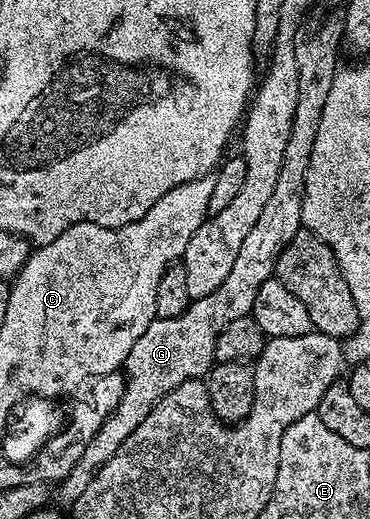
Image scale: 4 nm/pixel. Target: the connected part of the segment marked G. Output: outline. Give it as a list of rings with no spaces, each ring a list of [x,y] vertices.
[[[327,17],[319,25],[319,30],[308,41],[300,40],[295,46],[295,70],[299,72],[297,83],[297,103],[293,111],[293,123],[289,131],[289,143],[285,143],[285,155],[281,159],[281,171],[277,175],[277,187],[269,203],[265,203],[265,211],[261,211],[257,223],[253,223],[253,231],[245,235],[245,243],[241,243],[241,251],[237,251],[237,260],[229,270],[229,275],[221,282],[221,287],[213,291],[213,295],[205,295],[192,300],[186,311],[176,317],[161,317],[149,323],[149,327],[133,343],[125,362],[126,385],[124,395],[115,412],[105,419],[104,425],[92,437],[92,441],[84,447],[84,454],[77,460],[76,466],[68,472],[66,478],[58,482],[59,497],[67,503],[73,503],[93,483],[95,474],[101,466],[141,427],[141,419],[145,419],[148,409],[162,399],[166,393],[181,387],[181,383],[206,378],[212,365],[216,364],[215,348],[217,339],[233,319],[241,319],[250,314],[253,303],[257,299],[257,291],[261,291],[261,283],[265,283],[274,274],[275,264],[281,251],[301,231],[303,225],[303,188],[307,178],[307,170],[311,167],[313,155],[313,139],[317,139],[317,127],[321,123],[321,115],[325,111],[325,99],[329,99],[329,87],[333,87],[333,79],[337,72],[339,61],[339,41],[344,40],[343,17]]]

